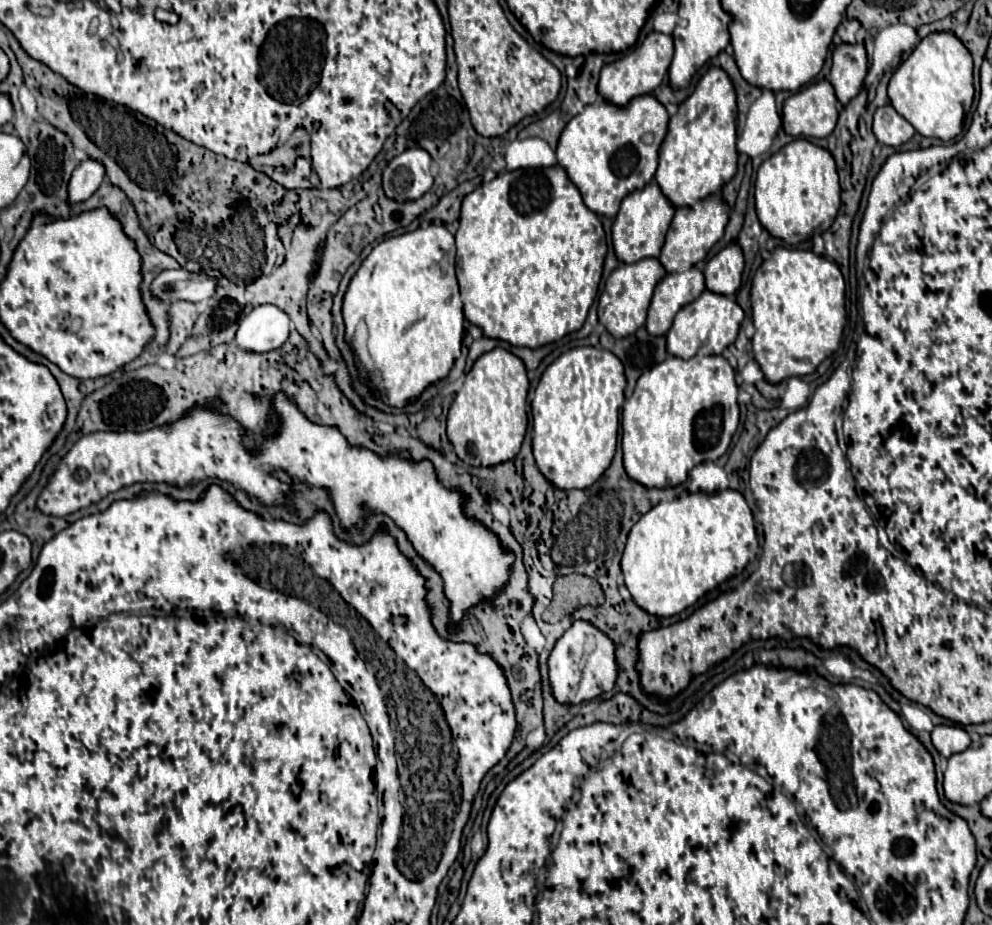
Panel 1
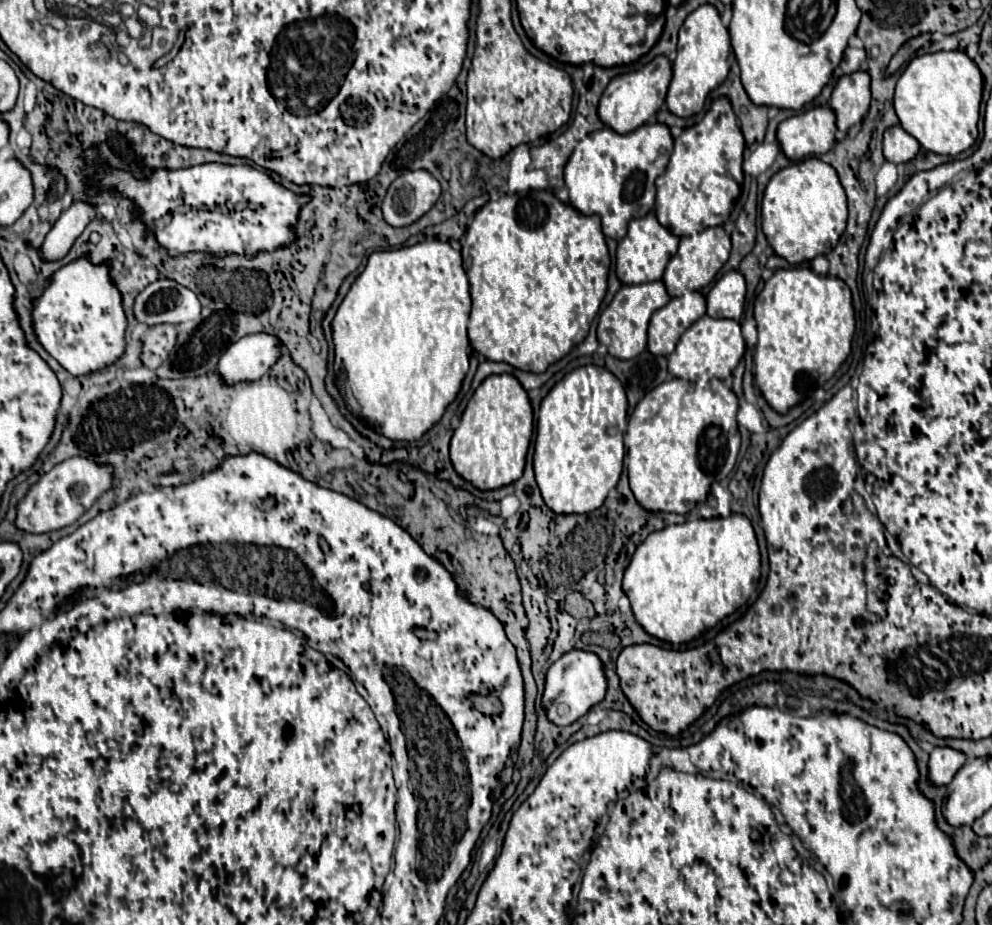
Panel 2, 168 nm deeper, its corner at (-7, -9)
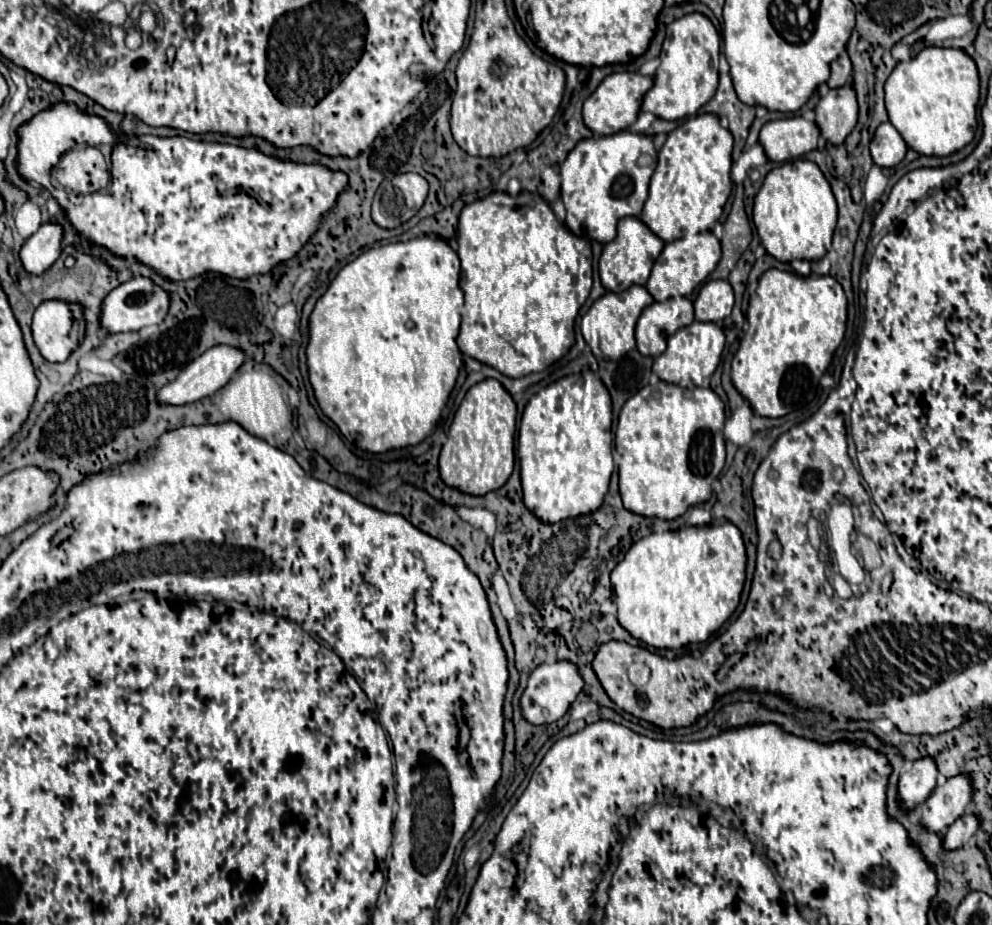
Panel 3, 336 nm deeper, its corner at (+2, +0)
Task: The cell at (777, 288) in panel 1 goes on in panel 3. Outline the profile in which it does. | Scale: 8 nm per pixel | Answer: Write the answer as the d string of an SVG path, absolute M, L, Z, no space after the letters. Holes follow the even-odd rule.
M769 268L749 300L747 332L731 364L733 386L757 414L777 418L807 404L843 340L847 298L833 276L799 276Z

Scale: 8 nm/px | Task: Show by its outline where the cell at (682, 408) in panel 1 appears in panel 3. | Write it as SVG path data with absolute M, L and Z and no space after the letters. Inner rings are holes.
M659 380L631 396L621 408L613 438L613 458L619 470L619 490L625 508L641 516L677 518L685 514L689 506L709 500L711 482L721 474L725 464L723 422L725 404L711 388L695 388L691 392Z

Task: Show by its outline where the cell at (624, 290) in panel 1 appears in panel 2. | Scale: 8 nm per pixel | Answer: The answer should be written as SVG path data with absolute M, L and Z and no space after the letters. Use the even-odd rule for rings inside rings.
M652 281L652 283L642 283L642 285L626 285L622 287L612 303L602 311L600 321L598 321L598 341L606 345L608 353L616 359L632 359L634 355L640 355L646 347L646 331L648 331L648 321L652 313L660 307L664 307L670 301L666 287L662 281Z

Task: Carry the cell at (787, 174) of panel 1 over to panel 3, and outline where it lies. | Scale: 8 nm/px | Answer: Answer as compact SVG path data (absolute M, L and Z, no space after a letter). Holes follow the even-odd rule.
M799 158L773 168L755 196L753 222L763 248L779 262L823 258L831 246L837 224L837 202L819 166L811 160Z

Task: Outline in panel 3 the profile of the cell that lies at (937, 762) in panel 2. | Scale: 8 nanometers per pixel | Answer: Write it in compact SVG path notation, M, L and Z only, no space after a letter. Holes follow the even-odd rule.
M931 756L909 762L899 778L899 798L905 810L915 810L937 786L937 762Z

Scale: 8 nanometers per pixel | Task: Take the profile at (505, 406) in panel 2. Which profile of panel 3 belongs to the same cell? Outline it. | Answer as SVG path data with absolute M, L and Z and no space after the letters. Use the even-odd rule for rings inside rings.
M487 378L471 386L455 412L447 442L441 448L439 472L443 482L475 496L501 488L515 464L515 420L517 406L499 380Z

